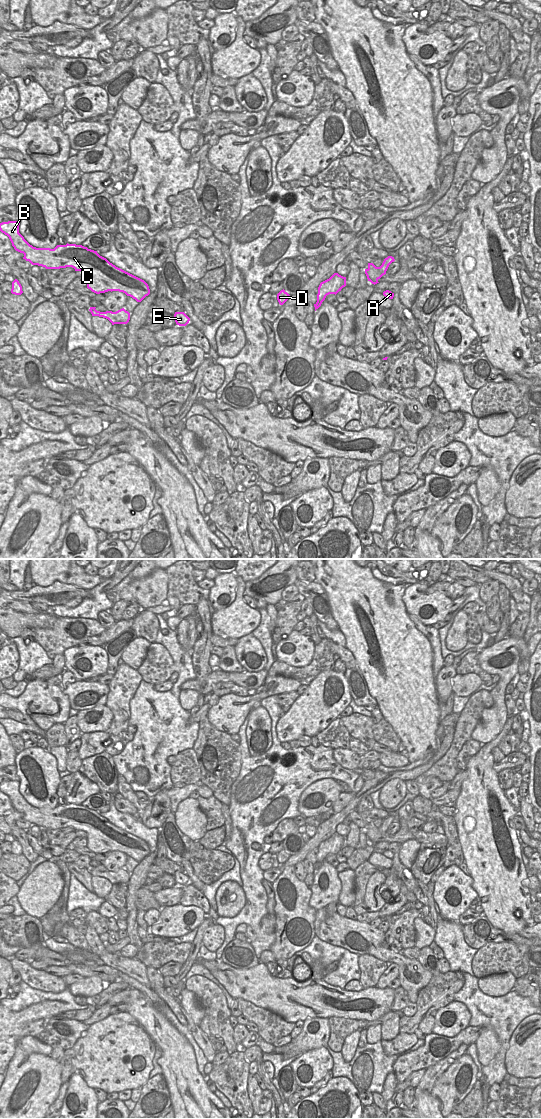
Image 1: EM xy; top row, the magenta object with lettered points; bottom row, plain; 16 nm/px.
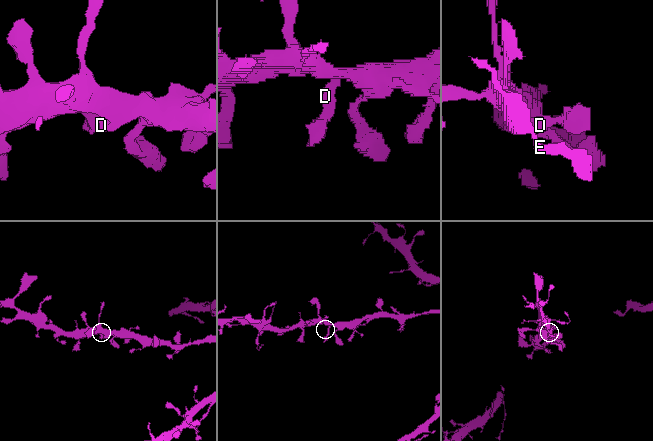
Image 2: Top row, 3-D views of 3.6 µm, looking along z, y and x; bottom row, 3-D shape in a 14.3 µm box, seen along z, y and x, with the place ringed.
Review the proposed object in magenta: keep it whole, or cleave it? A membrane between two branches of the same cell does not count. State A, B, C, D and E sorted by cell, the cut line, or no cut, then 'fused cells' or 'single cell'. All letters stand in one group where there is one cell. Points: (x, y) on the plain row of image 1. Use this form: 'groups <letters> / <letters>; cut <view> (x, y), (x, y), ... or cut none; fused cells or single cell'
groups A B C D E; cut none; single cell

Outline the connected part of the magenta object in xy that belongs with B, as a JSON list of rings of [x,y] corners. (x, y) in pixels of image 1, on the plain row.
[[[19,781],[0,783],[0,791],[7,795],[14,809],[24,814],[23,819],[32,825],[46,829],[72,827],[75,831],[87,833],[87,848],[96,854],[119,851],[141,862],[150,854],[148,844],[116,827],[97,811],[82,805],[57,805],[54,809],[36,808],[19,793]]]

